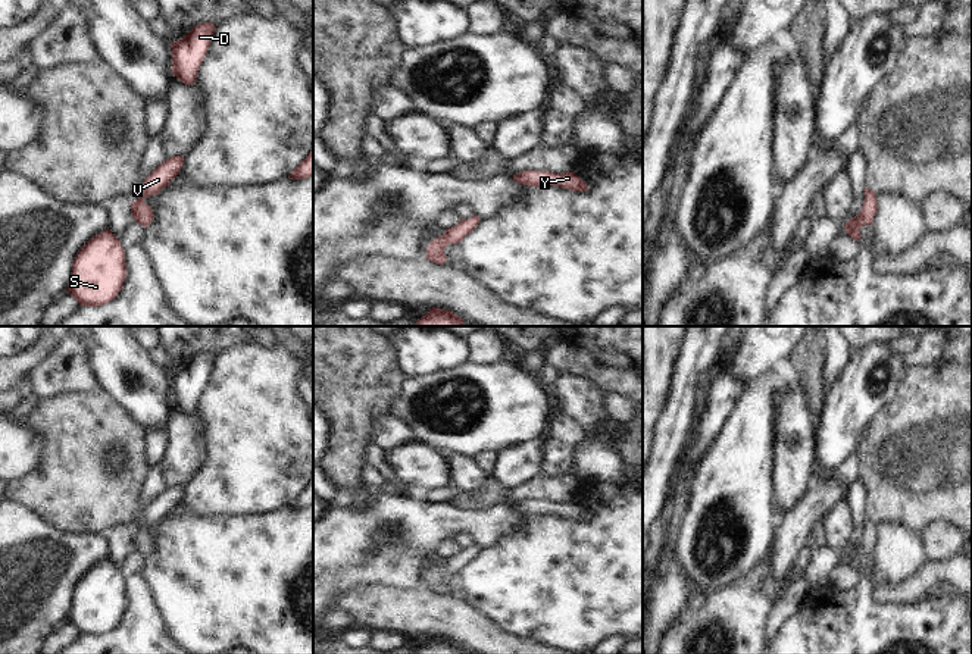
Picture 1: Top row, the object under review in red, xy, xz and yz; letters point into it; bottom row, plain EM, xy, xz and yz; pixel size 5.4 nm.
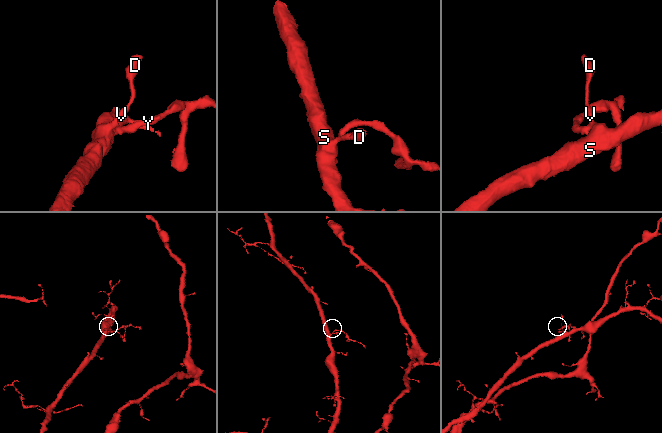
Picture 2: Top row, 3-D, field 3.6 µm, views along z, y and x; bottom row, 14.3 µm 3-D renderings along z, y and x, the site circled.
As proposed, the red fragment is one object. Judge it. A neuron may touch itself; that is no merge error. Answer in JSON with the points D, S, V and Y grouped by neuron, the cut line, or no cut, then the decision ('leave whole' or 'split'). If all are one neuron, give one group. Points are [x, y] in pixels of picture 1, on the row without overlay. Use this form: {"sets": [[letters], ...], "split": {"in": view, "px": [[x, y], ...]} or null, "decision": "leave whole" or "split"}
{"sets": [["D", "S", "V", "Y"]], "split": null, "decision": "leave whole"}

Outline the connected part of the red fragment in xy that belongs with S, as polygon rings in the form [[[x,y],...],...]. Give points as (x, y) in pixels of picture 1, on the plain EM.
[[[107,557],[78,581],[66,622],[79,635],[97,636],[116,628],[125,607],[125,579]]]

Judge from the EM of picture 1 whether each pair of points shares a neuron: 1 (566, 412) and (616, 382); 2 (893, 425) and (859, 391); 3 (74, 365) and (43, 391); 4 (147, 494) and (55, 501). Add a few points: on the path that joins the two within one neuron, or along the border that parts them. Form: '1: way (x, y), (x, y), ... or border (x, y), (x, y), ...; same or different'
1: border (572, 375), (580, 375), (610, 391); different
2: border (899, 381), (896, 394), (869, 421), (860, 437); different
3: way (66, 371), (50, 384); same
4: border (150, 469), (140, 493), (141, 510); different

